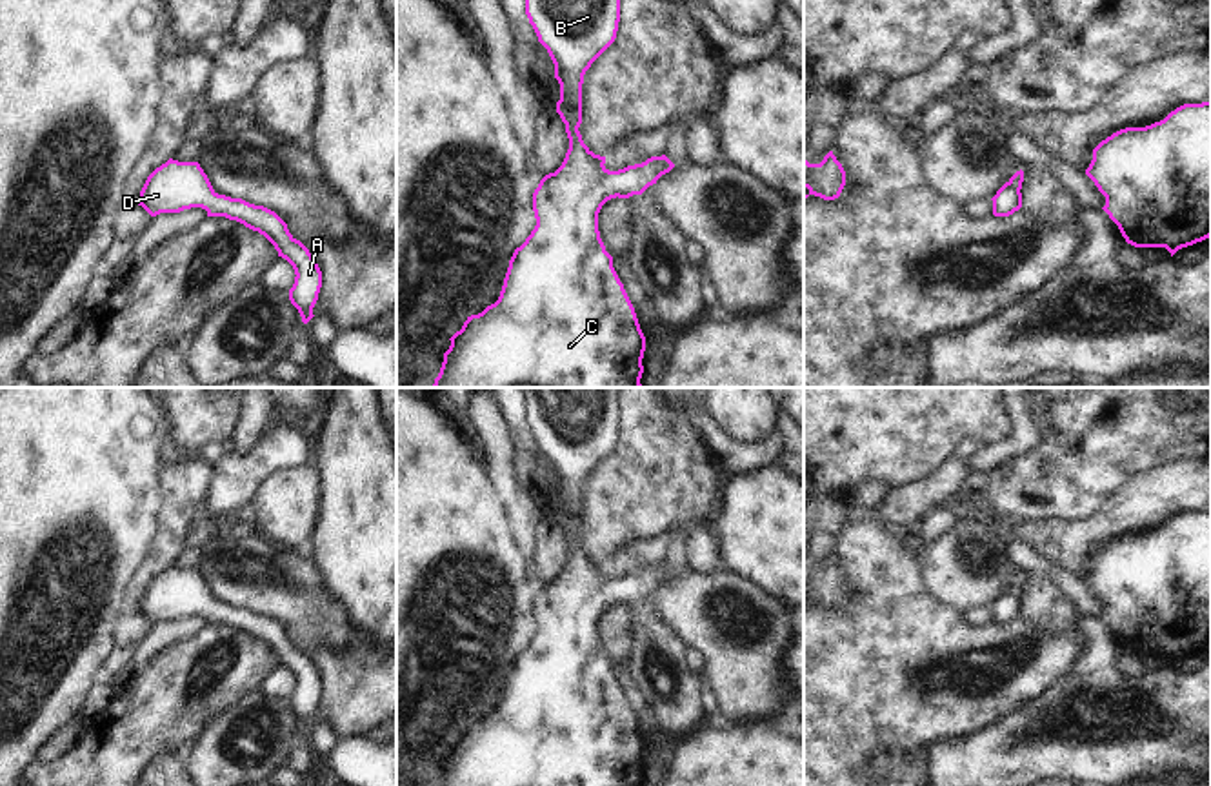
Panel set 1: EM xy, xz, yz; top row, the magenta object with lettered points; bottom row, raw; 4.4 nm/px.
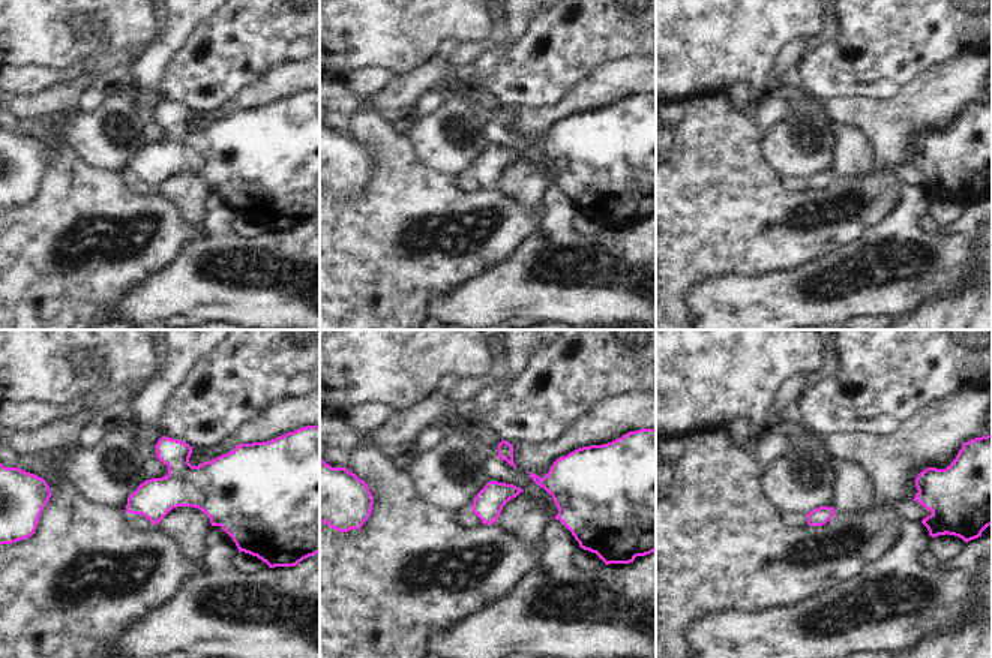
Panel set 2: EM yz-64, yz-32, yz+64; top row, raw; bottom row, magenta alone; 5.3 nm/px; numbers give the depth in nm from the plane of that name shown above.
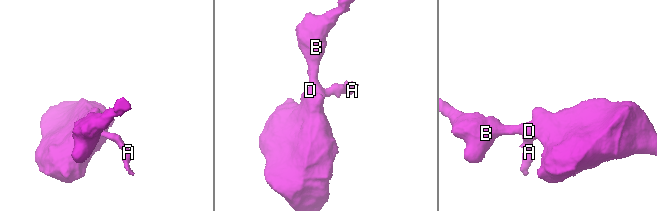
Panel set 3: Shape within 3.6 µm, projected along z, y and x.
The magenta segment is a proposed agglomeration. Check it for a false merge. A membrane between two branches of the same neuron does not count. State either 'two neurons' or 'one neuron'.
one neuron

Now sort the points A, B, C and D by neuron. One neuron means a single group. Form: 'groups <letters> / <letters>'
groups A B C D

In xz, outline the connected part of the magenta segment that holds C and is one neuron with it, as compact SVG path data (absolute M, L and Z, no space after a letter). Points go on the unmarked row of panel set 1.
M522 388L525 397L525 422L538 449L555 471L560 491L556 520L565 531L569 557L562 573L545 582L533 600L536 633L525 650L515 657L504 686L500 704L482 720L467 724L462 737L449 748L436 786L642 786L646 744L635 715L620 690L613 664L598 639L598 620L611 606L642 602L669 580L675 571L666 564L651 564L642 571L609 579L606 564L595 562L582 548L582 491L591 471L615 449L620 429L618 388Z

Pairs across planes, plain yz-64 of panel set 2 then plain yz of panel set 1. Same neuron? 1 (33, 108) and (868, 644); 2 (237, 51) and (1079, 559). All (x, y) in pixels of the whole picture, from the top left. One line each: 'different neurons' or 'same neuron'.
1: different neurons
2: different neurons

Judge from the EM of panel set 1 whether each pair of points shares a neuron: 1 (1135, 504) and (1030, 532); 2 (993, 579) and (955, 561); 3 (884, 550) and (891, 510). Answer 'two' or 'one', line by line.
1: one
2: one
3: two

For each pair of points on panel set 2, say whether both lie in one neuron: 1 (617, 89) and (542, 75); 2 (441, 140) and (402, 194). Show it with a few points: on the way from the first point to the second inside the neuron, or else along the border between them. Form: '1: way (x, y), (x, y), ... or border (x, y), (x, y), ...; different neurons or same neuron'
1: border (610, 62), (595, 68), (553, 104); different neurons
2: border (405, 134), (423, 164), (435, 171), (456, 177); different neurons

